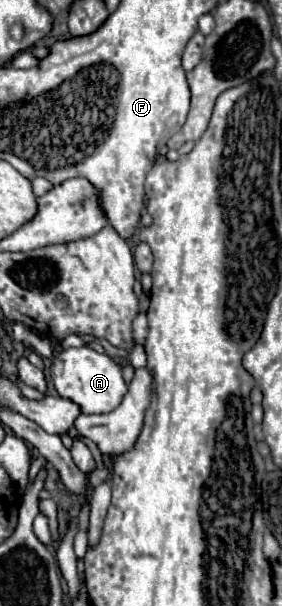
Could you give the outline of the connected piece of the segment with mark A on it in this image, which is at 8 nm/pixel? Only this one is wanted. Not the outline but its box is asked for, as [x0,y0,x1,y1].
[50,347,128,413]

